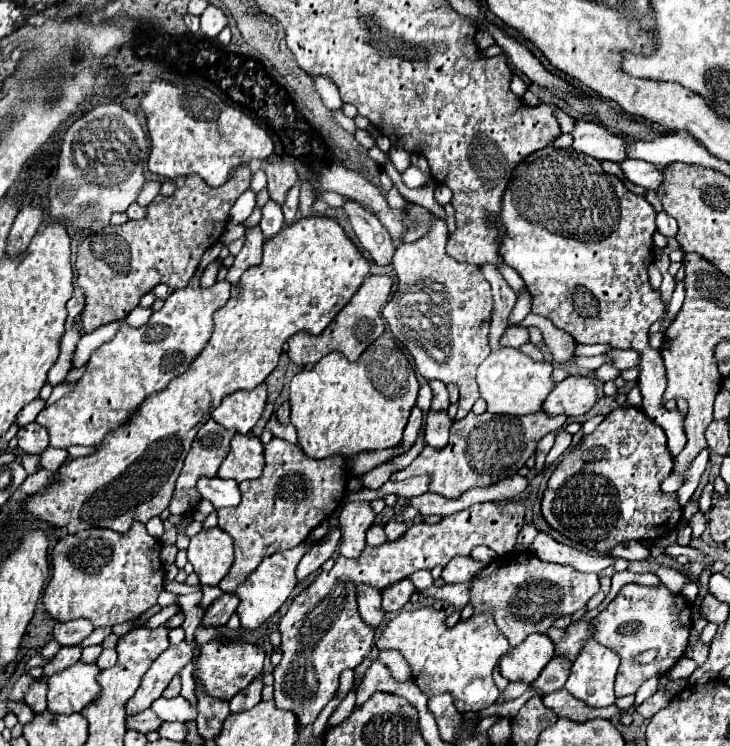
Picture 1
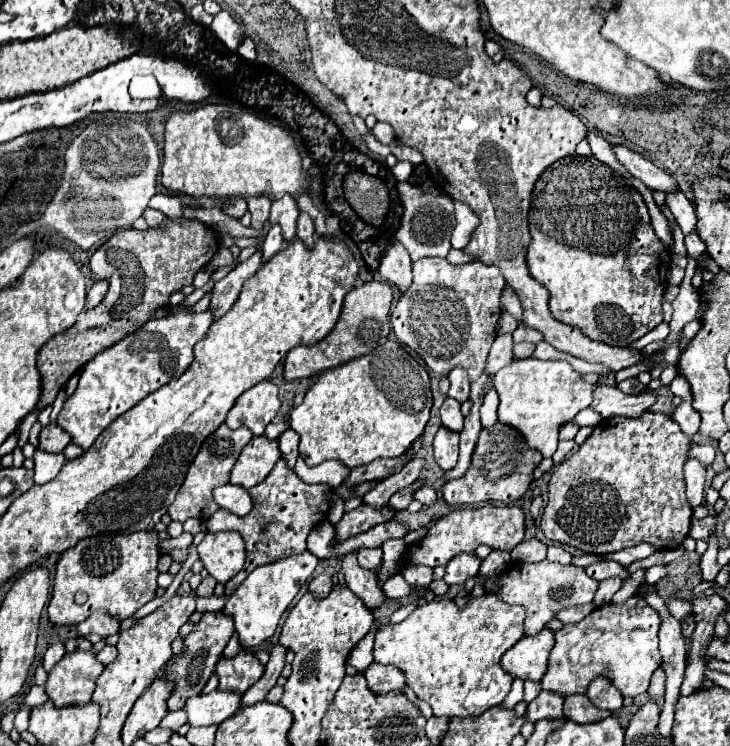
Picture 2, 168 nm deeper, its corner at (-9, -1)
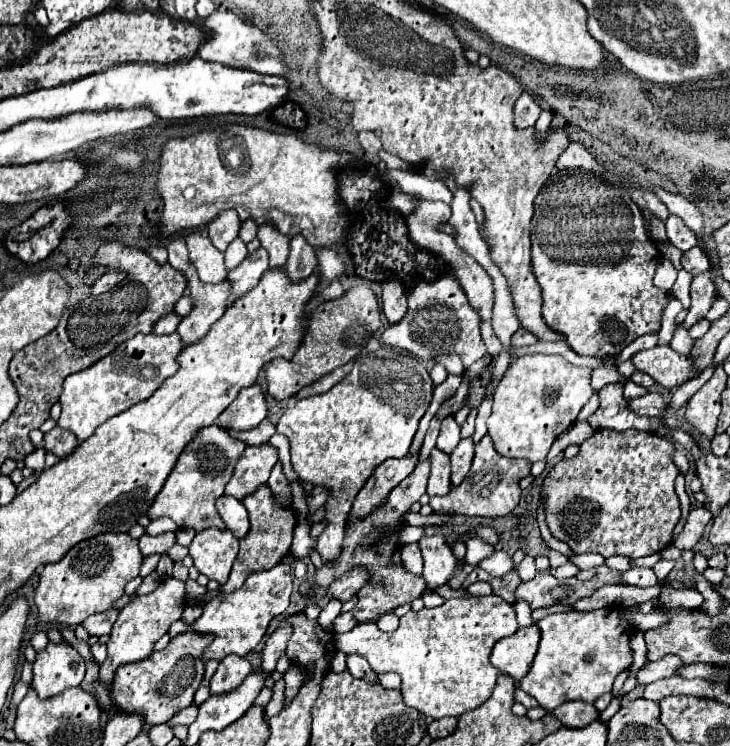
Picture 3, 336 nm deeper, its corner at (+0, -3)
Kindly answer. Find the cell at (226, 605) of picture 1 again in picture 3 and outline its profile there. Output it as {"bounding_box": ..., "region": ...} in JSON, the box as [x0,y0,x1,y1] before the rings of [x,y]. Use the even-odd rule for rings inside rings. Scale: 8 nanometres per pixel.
{"bounding_box":[109,632,211,726],"region":[[[185,632],[167,644],[165,650],[153,652],[151,658],[143,662],[131,662],[127,666],[119,666],[115,672],[115,686],[109,690],[111,704],[117,706],[125,714],[139,714],[145,718],[145,726],[157,726],[169,722],[179,710],[193,704],[193,694],[201,684],[205,664],[201,662],[201,654],[211,642],[209,636]]]}

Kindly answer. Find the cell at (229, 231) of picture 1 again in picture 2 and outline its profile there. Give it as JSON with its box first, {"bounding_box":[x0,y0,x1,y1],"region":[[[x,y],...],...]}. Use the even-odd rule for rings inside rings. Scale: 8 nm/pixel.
{"bounding_box":[248,196,270,230],"region":[[[252,196],[252,200],[248,200],[248,210],[252,212],[252,228],[260,230],[270,212],[268,196]]]}

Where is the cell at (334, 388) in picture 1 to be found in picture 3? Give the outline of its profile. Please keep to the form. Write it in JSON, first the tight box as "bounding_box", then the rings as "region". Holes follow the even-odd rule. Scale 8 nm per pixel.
{"bounding_box":[277,348,433,562],"region":[[[381,348],[377,354],[361,356],[351,374],[329,392],[297,400],[279,418],[277,432],[289,438],[293,470],[301,480],[329,490],[329,500],[323,506],[327,528],[317,540],[323,562],[339,556],[353,500],[375,466],[387,458],[403,458],[409,452],[431,396],[433,380],[419,358]]]}

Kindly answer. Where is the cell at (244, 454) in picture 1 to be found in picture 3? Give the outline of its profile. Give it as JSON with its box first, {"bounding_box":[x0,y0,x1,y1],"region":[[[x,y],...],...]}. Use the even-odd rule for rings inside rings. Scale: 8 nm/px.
{"bounding_box":[225,444,277,500],"region":[[[271,444],[247,446],[235,466],[235,472],[225,488],[225,494],[241,500],[253,494],[259,486],[267,484],[267,478],[275,464],[277,464],[277,448],[273,448]]]}

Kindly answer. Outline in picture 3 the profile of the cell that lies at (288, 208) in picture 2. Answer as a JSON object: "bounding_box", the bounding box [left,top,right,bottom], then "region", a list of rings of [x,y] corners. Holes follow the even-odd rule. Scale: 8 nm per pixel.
{"bounding_box":[257,224,289,268],"region":[[[271,224],[259,226],[257,238],[261,246],[269,252],[269,268],[281,268],[287,262],[289,254],[289,236],[283,236],[279,230],[275,230]]]}

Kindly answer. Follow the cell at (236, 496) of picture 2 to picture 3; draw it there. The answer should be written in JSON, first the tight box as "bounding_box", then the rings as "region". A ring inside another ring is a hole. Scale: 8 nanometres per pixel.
{"bounding_box":[217,496,249,538],"region":[[[221,496],[221,498],[217,498],[217,510],[219,510],[223,522],[227,524],[227,528],[237,538],[247,536],[249,518],[247,518],[247,510],[245,510],[243,502],[239,502],[237,498],[231,498],[231,496]]]}

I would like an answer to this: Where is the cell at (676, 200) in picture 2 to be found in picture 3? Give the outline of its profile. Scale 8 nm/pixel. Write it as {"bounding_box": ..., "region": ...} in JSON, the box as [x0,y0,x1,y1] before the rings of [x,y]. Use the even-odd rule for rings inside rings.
{"bounding_box":[665,216,697,252],"region":[[[669,216],[669,220],[665,222],[665,228],[667,228],[667,238],[673,246],[677,246],[681,252],[687,252],[691,250],[695,244],[697,244],[697,238],[695,234],[683,224],[683,220],[679,216]]]}

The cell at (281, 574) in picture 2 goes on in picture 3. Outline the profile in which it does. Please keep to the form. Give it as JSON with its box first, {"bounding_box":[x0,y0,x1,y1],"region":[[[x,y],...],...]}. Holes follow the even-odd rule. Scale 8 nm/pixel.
{"bounding_box":[191,564,293,662],"region":[[[277,564],[275,568],[271,568],[267,572],[251,574],[239,590],[235,590],[231,594],[217,594],[217,596],[209,598],[203,606],[201,618],[191,624],[193,632],[213,636],[213,642],[203,652],[203,662],[223,660],[229,654],[245,656],[247,652],[251,652],[265,636],[269,622],[287,610],[291,588],[293,588],[291,566]]]}

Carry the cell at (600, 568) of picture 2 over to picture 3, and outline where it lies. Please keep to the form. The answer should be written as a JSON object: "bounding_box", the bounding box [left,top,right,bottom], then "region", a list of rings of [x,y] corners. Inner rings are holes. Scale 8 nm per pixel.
{"bounding_box":[549,562,577,578],"region":[[[567,562],[567,564],[563,564],[563,566],[559,566],[559,568],[549,568],[549,574],[551,576],[555,576],[555,578],[569,578],[569,576],[575,576],[577,574],[577,566],[573,566],[571,562]]]}

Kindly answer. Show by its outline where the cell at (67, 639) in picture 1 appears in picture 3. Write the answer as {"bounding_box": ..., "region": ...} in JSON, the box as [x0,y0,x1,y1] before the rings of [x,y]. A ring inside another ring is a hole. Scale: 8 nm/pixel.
{"bounding_box":[83,608,119,636],"region":[[[111,608],[111,610],[105,610],[105,612],[99,612],[99,614],[93,614],[89,616],[83,626],[89,634],[95,634],[95,636],[105,636],[105,634],[111,634],[111,628],[117,620],[117,614],[119,610],[117,608]]]}

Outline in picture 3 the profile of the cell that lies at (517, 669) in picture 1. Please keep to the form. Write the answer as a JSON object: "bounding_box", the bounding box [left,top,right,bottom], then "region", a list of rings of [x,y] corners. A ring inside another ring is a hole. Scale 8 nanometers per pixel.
{"bounding_box":[491,624,539,682],"region":[[[533,624],[527,628],[519,628],[513,636],[501,638],[491,650],[491,664],[519,682],[527,674],[533,656],[537,654],[539,636],[539,628]]]}

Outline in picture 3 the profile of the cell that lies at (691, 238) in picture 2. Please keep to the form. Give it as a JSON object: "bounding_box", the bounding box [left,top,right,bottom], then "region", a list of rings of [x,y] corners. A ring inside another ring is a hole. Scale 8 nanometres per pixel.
{"bounding_box":[681,246,711,276],"region":[[[699,246],[691,248],[689,252],[685,252],[683,258],[681,258],[681,264],[683,264],[683,268],[685,268],[687,272],[691,272],[693,276],[709,270],[709,266],[711,266],[707,254],[703,254],[703,250],[699,250]]]}

